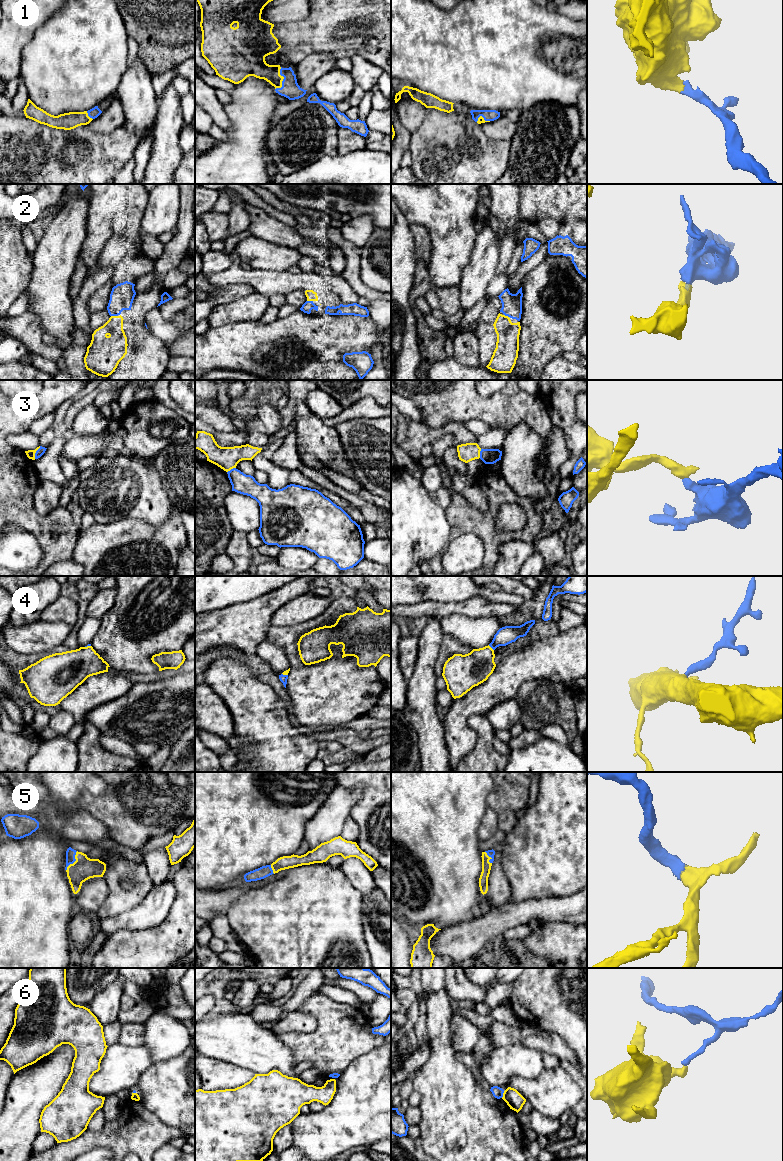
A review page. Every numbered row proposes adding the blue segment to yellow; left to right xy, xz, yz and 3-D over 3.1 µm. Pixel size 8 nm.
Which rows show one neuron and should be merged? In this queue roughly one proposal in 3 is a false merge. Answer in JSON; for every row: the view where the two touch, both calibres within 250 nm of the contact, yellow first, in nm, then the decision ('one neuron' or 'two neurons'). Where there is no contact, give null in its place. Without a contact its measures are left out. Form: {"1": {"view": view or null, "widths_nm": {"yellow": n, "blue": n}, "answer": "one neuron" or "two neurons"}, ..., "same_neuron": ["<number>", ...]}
{"1": {"view": "xz", "widths_nm": {"yellow": 180, "blue": 150}, "answer": "one neuron"}, "2": {"view": "xy", "widths_nm": {"yellow": 200, "blue": 190}, "answer": "one neuron"}, "3": {"view": "xy", "widths_nm": {"yellow": 70, "blue": 60}, "answer": "two neurons"}, "4": {"view": "yz", "widths_nm": {"yellow": 260, "blue": 140}, "answer": "one neuron"}, "5": {"view": "xy", "widths_nm": {"yellow": 190, "blue": 80}, "answer": "one neuron"}, "6": {"view": "yz", "widths_nm": {"yellow": 140, "blue": 90}, "answer": "two neurons"}, "same_neuron": ["1", "2", "4", "5"]}

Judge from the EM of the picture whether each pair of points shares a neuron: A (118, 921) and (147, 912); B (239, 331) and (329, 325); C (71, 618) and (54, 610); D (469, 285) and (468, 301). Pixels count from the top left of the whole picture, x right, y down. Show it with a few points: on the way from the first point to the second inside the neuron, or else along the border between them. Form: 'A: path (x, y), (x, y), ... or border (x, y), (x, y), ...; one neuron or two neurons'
A: path (125, 921), (140, 917); one neuron
B: path (261, 333), (307, 333); one neuron
C: path (67, 614), (63, 610), (58, 610); one neuron
D: path (470, 289), (468, 297); one neuron

